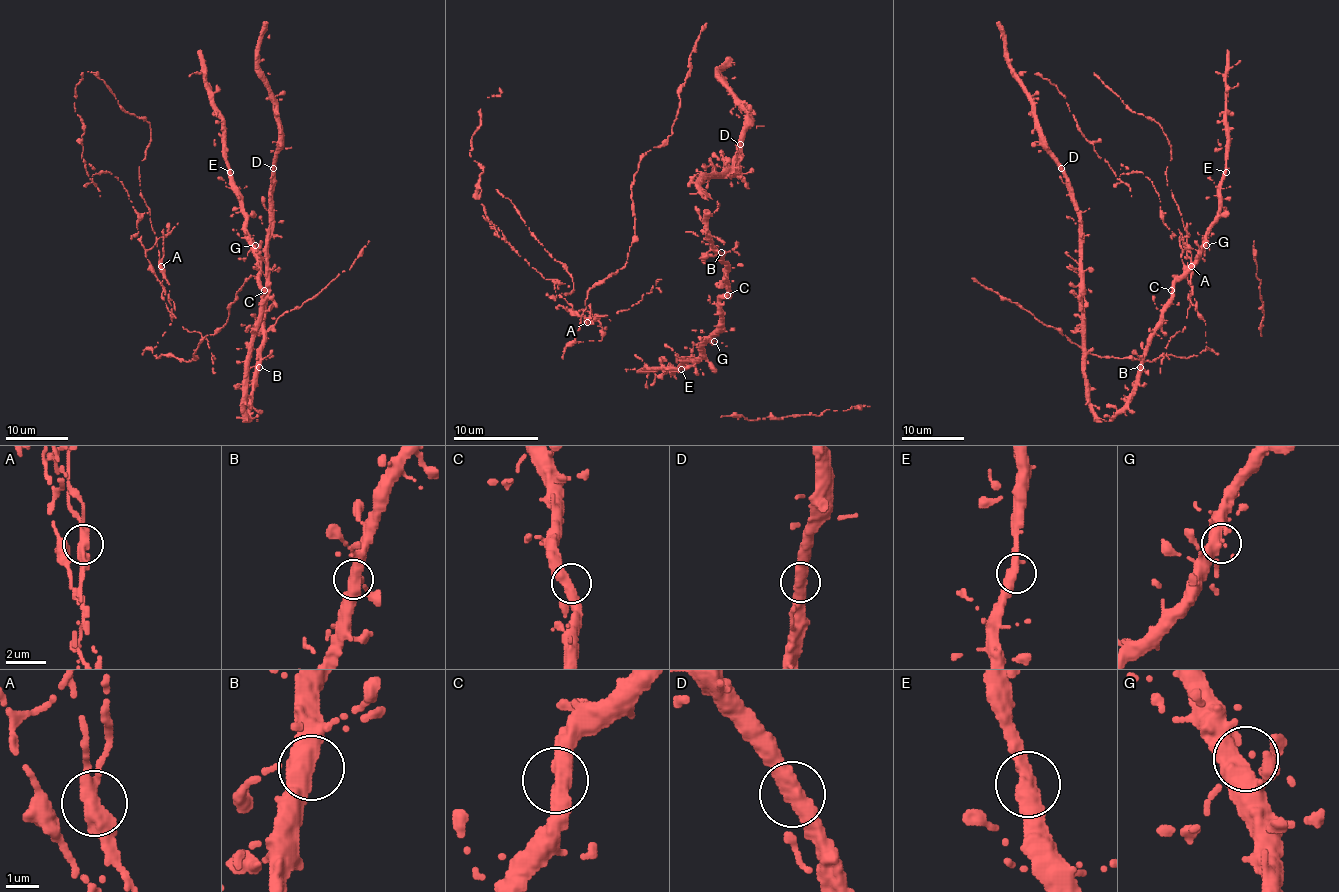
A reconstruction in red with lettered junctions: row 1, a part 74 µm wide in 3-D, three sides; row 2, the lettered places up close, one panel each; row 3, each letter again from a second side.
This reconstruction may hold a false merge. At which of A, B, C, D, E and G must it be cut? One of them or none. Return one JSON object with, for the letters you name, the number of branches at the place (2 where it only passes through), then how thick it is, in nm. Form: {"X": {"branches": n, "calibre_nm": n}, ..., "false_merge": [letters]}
{"A": {"branches": 3, "calibre_nm": 380}, "false_merge": ["A"]}

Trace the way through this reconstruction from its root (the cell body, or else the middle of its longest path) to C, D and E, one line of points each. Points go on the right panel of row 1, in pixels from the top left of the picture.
C: (1148, 373), (1142, 365), (1143, 349), (1160, 318), (1162, 307), (1171, 298), (1171, 290)
D: (1148, 373), (1140, 368), (1139, 385), (1112, 418), (1095, 413), (1082, 359), (1079, 212), (1061, 168)
E: (1148, 373), (1142, 365), (1143, 349), (1171, 298), (1174, 281), (1195, 260), (1218, 212), (1218, 187), (1226, 172)

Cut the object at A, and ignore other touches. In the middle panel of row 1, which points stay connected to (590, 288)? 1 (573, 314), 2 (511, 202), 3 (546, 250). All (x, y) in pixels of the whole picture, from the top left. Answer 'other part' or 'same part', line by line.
1: other part
2: same part
3: same part

